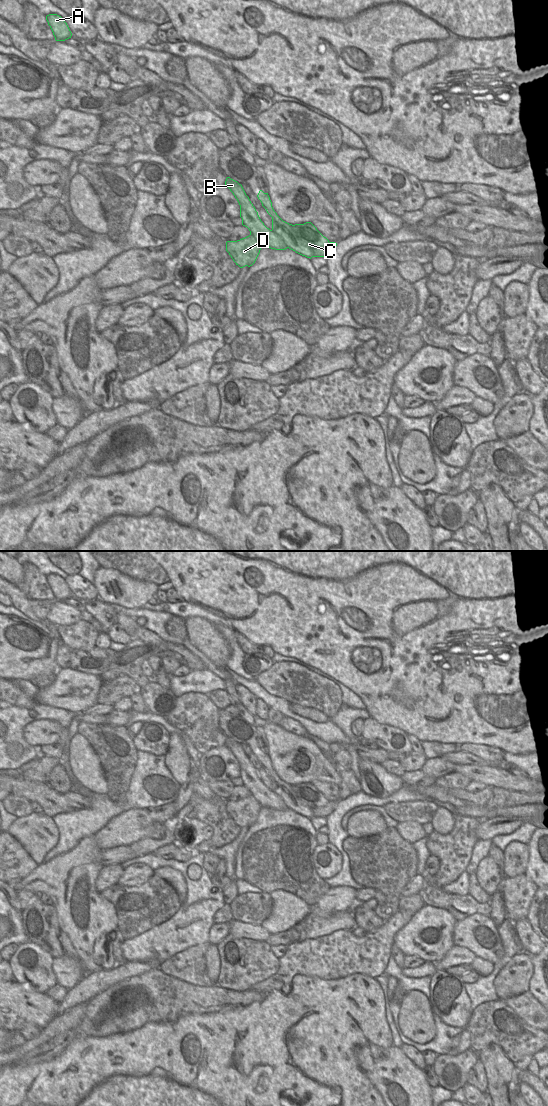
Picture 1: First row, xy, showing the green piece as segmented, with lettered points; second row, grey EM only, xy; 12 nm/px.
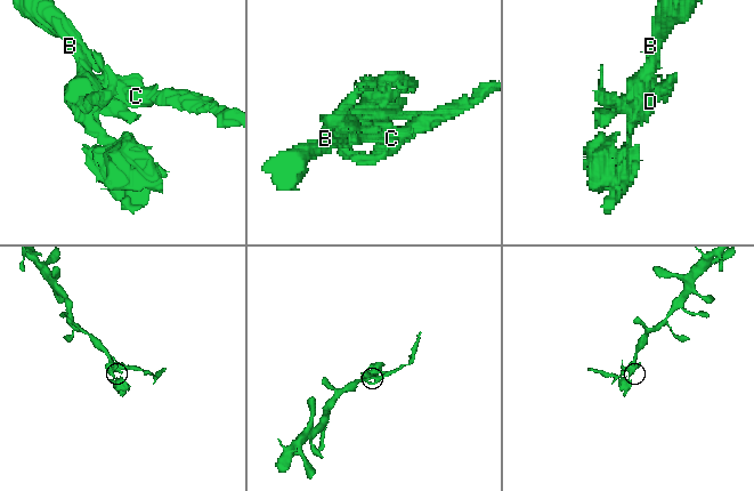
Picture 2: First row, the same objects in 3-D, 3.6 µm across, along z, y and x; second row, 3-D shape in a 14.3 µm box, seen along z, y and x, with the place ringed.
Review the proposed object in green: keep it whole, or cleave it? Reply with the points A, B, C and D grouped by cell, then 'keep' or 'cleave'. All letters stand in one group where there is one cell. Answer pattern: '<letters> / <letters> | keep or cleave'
A B D / C | cleave

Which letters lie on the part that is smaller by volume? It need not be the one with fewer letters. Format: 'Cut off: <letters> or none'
Cut off: C.

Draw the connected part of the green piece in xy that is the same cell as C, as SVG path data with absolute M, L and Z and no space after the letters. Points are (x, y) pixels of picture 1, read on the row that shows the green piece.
M260 190L257 197L272 217L272 231L285 241L289 249L310 259L312 257L327 257L333 252L337 243L330 242L311 222L289 224L274 211L268 193Z

